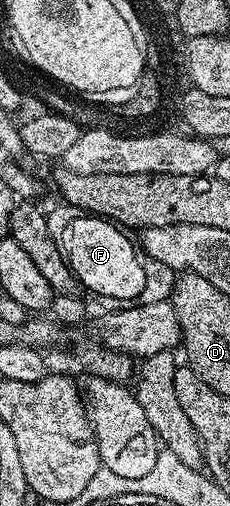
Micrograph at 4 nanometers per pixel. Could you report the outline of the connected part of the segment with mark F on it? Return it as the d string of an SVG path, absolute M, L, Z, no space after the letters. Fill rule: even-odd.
M81 215L74 219L74 223L70 223L70 227L66 227L66 231L62 231L60 244L64 256L85 290L92 293L98 289L108 295L126 297L134 295L140 289L142 273L138 269L138 257L143 255L144 250L127 235L129 236L121 226L106 221L103 217L91 215Z

